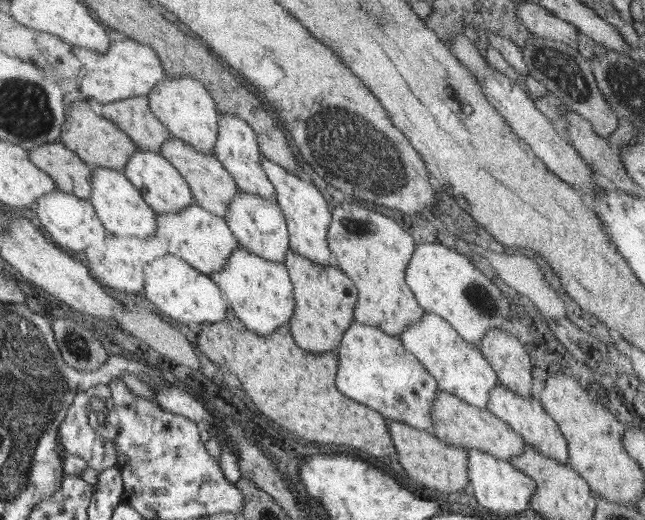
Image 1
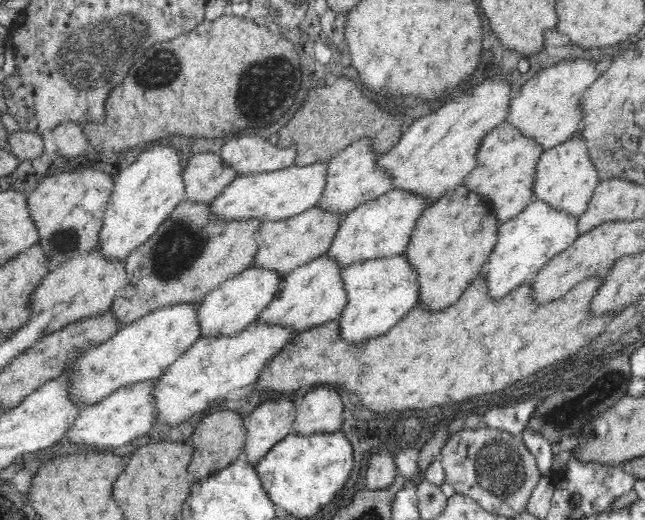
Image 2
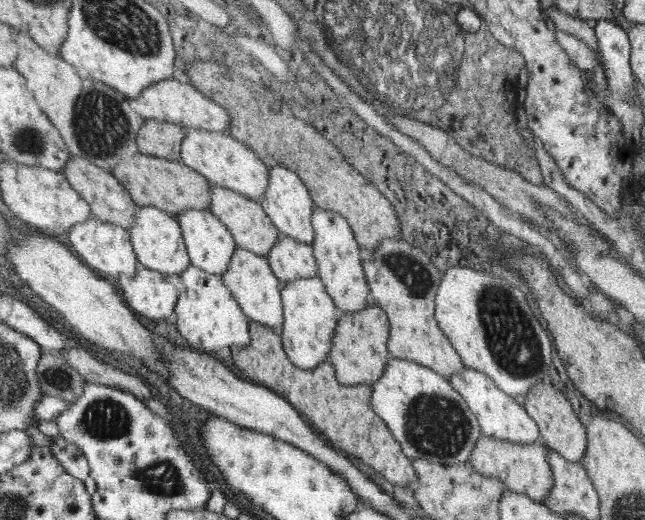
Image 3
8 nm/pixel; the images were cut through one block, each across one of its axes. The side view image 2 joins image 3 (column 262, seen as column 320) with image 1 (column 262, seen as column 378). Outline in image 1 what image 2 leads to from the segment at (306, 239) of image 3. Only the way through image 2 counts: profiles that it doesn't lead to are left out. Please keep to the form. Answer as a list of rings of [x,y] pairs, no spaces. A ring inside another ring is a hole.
[[[219,113],[220,129],[217,148],[215,148],[216,156],[225,165],[225,168],[232,173],[241,191],[276,200],[277,191],[262,164],[263,154],[255,129],[240,116]]]

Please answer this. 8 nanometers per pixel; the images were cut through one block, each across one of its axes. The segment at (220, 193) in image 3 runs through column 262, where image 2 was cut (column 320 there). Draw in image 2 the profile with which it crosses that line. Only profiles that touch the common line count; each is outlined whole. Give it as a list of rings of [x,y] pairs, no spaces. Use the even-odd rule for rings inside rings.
[[[316,204],[290,218],[264,221],[261,231],[258,232],[261,247],[258,248],[259,253],[255,256],[252,266],[256,264],[276,269],[280,276],[286,276],[298,265],[328,253],[345,215],[345,212],[328,211],[322,205]]]

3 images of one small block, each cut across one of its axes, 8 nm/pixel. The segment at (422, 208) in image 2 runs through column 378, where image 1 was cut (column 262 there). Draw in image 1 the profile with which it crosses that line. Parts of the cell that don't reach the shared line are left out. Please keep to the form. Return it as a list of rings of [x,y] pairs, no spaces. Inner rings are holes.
[[[239,191],[232,200],[225,217],[241,246],[267,260],[285,262],[288,250],[291,249],[290,232],[288,231],[288,220],[277,200]]]

